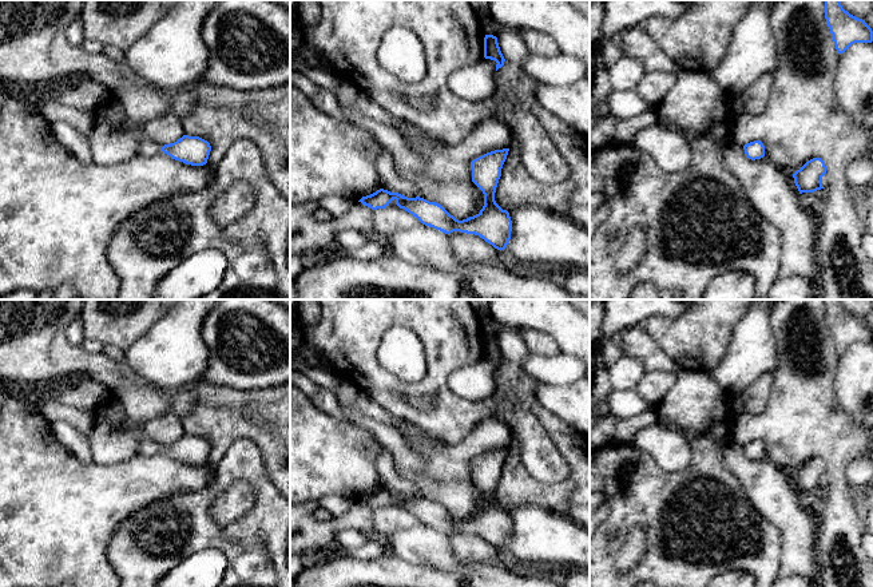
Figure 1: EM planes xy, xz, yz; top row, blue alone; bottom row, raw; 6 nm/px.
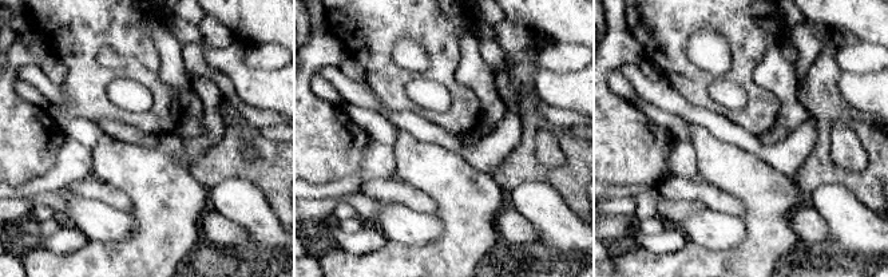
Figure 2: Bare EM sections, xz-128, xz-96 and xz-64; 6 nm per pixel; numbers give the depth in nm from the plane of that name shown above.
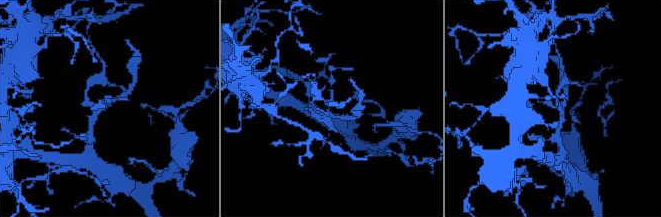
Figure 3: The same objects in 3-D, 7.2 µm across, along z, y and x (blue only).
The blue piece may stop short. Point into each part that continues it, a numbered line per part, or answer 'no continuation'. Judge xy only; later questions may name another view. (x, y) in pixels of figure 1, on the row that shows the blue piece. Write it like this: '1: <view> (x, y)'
1: xy (147, 147)

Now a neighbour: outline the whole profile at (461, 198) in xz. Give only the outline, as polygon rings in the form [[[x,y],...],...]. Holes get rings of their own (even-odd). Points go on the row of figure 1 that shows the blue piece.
[[[341,80],[334,95],[352,124],[370,131],[386,148],[398,177],[413,183],[420,191],[420,198],[441,205],[459,221],[479,214],[484,206],[483,191],[472,181],[440,182],[429,178],[425,174],[425,158],[409,148],[396,128],[364,116],[353,108],[361,92],[356,84]]]

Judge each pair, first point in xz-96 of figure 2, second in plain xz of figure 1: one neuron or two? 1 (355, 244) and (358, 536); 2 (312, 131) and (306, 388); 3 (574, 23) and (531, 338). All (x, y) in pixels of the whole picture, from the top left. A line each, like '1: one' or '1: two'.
1: two
2: two
3: two

